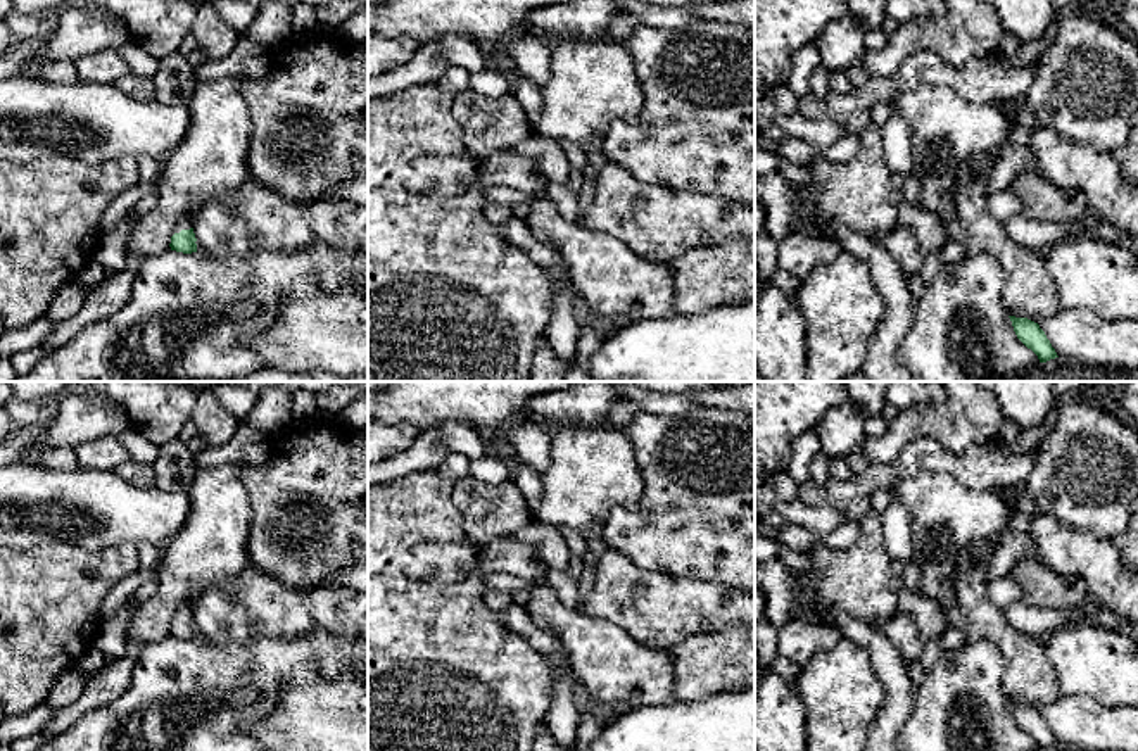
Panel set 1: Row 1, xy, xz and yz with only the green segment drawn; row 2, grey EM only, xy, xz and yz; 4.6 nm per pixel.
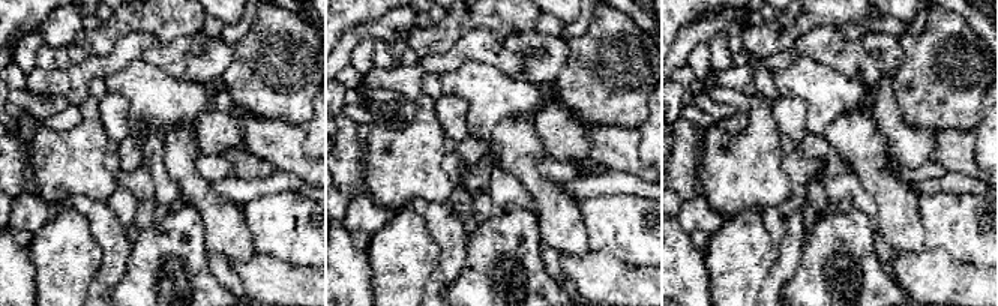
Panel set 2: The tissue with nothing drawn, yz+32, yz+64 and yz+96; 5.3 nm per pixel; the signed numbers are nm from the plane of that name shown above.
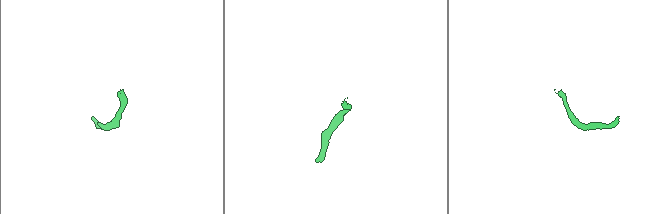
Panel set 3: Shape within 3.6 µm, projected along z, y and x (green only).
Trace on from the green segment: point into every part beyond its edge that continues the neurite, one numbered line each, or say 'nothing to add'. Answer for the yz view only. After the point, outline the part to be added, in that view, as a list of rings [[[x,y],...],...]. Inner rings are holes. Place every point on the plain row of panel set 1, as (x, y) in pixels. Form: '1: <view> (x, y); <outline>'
nothing to add

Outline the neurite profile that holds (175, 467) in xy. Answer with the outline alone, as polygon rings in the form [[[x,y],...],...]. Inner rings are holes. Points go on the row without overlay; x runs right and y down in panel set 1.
[[[185,435],[159,447],[157,459],[152,464],[155,487],[168,492],[188,492],[197,473],[195,456]]]

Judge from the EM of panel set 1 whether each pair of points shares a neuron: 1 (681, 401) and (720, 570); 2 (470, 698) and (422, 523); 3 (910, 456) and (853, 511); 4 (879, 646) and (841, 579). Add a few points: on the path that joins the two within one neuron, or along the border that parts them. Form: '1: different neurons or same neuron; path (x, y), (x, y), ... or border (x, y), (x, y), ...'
1: different neurons; border (724, 408), (693, 406), (672, 415), (644, 411)
2: same neuron; path (427, 655), (394, 622), (394, 567)
3: same neuron; path (895, 472), (879, 477), (860, 496)
4: different neurons; border (826, 610), (831, 606), (843, 608), (872, 627)

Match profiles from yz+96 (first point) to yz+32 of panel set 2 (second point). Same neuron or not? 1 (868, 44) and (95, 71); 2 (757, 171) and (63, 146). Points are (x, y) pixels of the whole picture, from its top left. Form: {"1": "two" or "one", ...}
{"1": "one", "2": "one"}

